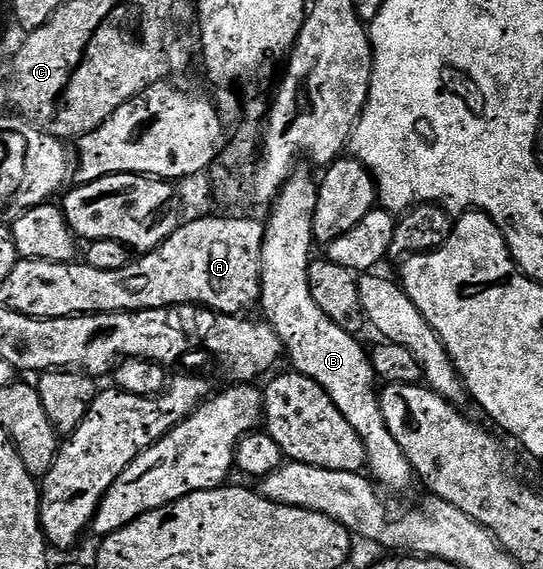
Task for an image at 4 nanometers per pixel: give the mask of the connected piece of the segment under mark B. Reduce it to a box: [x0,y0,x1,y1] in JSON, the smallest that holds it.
[260,171,416,490]

